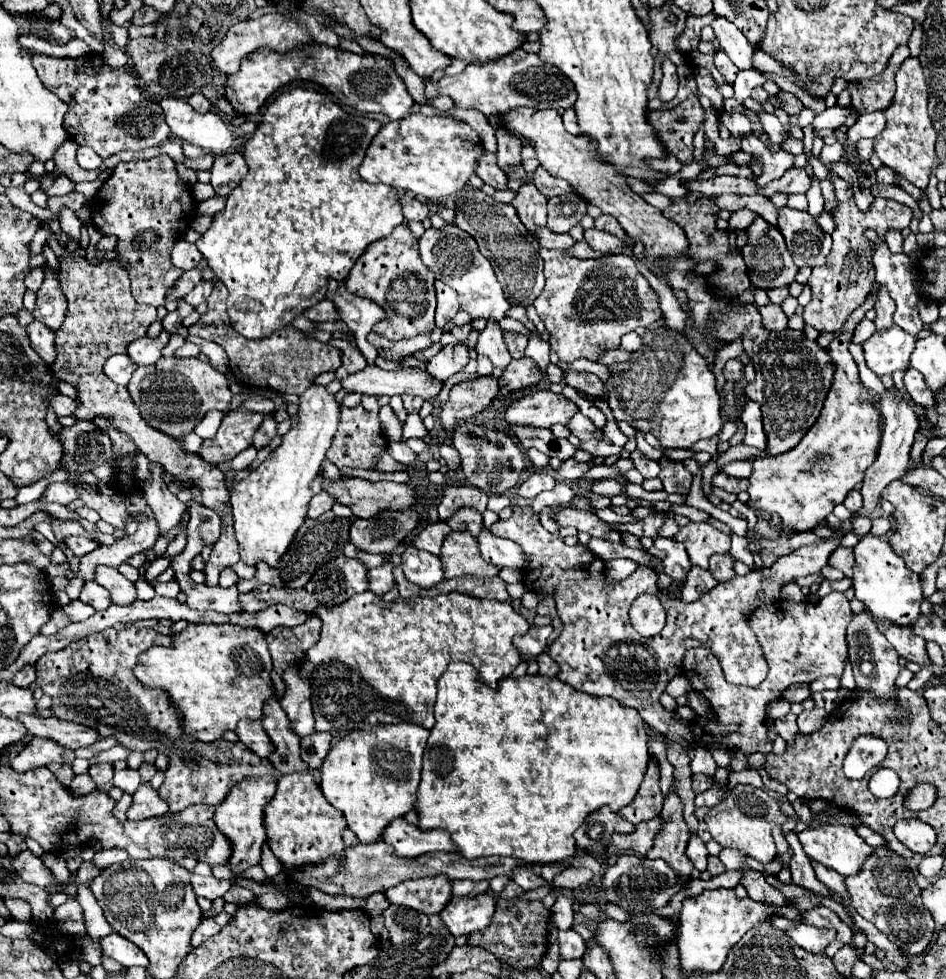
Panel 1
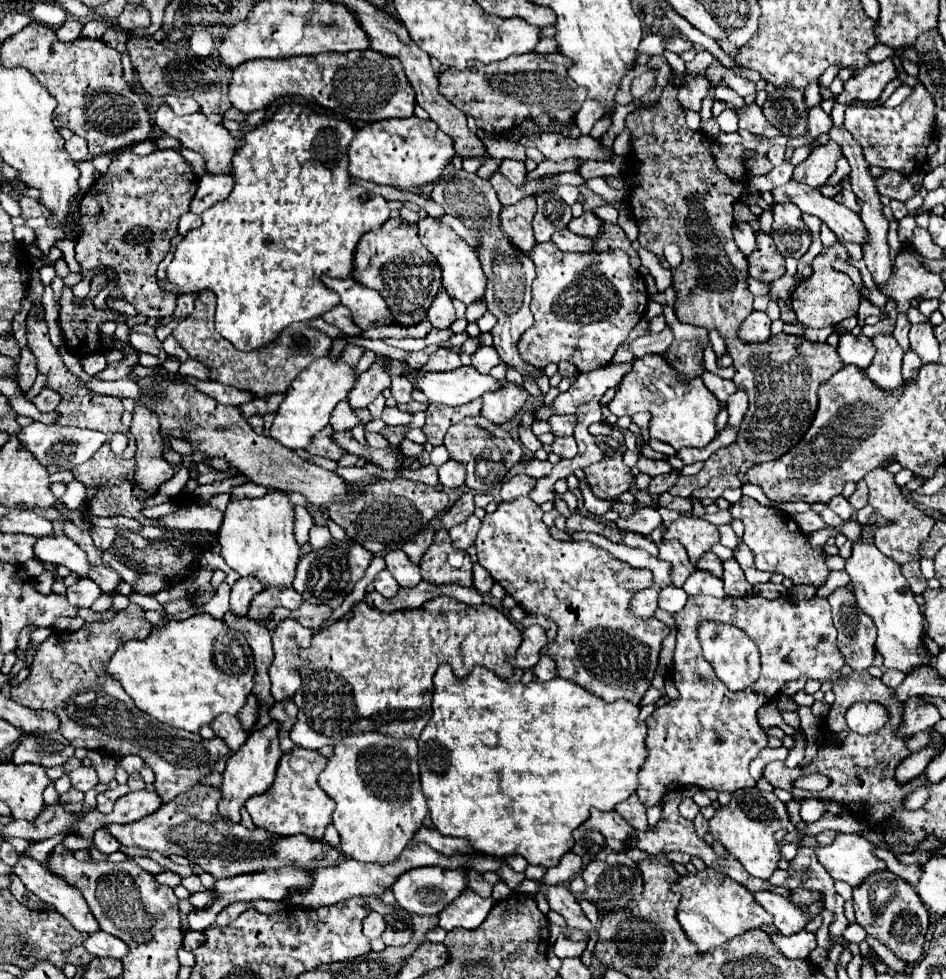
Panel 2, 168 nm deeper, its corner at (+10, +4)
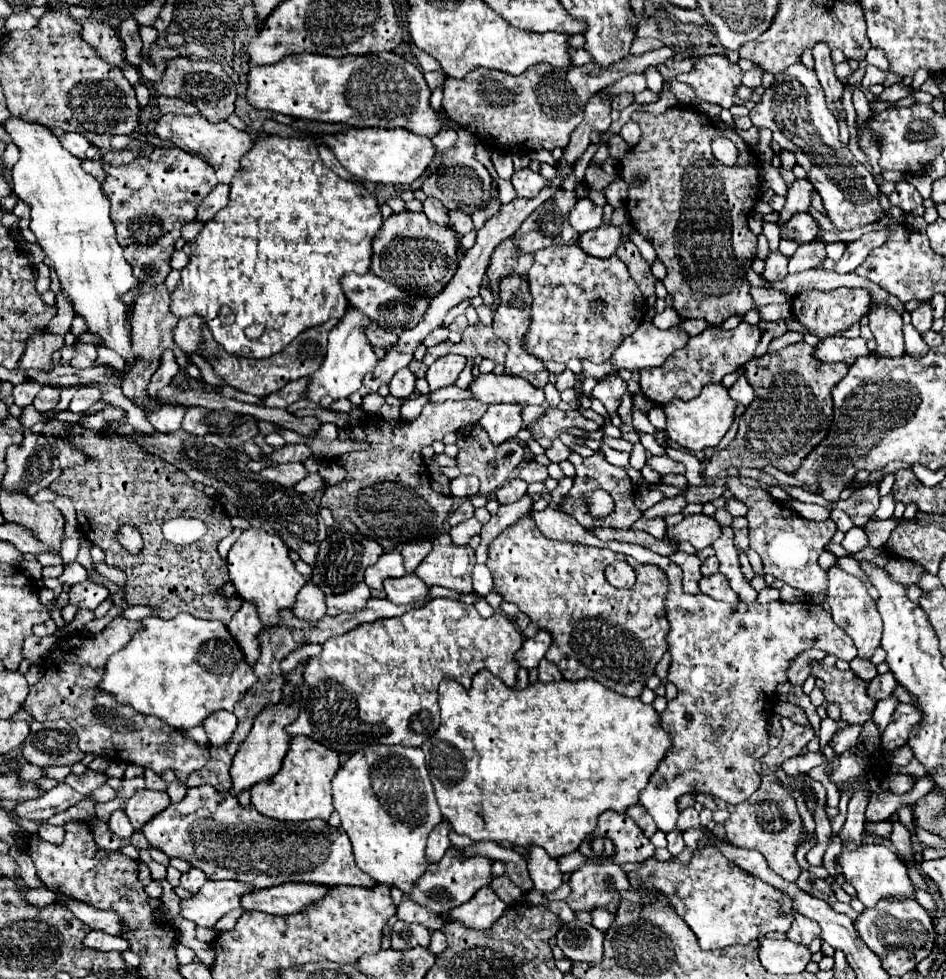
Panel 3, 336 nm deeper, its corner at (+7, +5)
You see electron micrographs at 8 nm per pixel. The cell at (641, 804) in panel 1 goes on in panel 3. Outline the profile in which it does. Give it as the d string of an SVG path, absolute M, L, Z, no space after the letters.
M632 804L628 810L626 810L626 814L642 828L642 832L650 838L658 828L656 828L656 824L654 824L654 820L650 818L650 814L640 806L640 804Z

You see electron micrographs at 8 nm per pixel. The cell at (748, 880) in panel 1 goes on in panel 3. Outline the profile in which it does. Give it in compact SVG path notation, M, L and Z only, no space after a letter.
M794 914L794 924L786 932L786 936L792 942L800 942L804 946L810 946L810 942L816 936L820 936L820 928L818 928L818 924L814 924L814 920L810 920L810 918L802 916L802 914Z

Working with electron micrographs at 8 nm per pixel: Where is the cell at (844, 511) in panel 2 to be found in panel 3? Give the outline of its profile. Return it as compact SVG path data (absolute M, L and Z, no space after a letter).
M832 510L830 512L832 516L832 520L836 522L836 526L838 526L838 530L842 530L842 532L848 532L852 526L854 526L854 522L852 522L852 518L844 512L844 510Z

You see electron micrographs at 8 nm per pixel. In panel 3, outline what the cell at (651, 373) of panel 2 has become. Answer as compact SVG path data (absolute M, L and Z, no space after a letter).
M708 384L702 388L700 396L694 400L672 400L662 408L666 414L666 434L670 442L676 442L678 446L684 446L688 450L706 450L716 446L724 434L728 432L732 424L732 416L736 410L736 402L728 396L728 390L722 384Z

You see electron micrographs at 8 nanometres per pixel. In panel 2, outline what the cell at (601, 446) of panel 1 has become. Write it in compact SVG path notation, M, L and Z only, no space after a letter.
M559 437L553 441L553 453L559 455L561 459L571 459L577 455L577 441L575 437Z

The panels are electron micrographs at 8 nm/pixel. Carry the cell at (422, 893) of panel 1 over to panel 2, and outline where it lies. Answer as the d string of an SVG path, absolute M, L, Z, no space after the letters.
M419 867L419 869L411 869L411 873L405 873L403 877L399 877L399 881L395 881L395 885L391 887L397 903L417 915L439 915L449 903L455 901L455 897L459 897L459 893L463 893L463 889L467 887L467 871L465 869L443 869L443 867Z

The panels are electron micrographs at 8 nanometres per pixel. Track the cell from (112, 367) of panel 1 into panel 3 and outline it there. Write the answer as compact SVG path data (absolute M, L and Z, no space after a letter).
M78 342L78 354L70 362L76 368L90 368L96 362L96 346L94 344L80 344Z

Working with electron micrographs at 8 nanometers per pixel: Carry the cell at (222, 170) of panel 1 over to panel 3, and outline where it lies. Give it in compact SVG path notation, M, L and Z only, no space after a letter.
M218 184L198 206L198 216L196 220L208 222L216 216L216 212L220 212L226 204L228 204L228 194L230 194L230 186L226 184Z

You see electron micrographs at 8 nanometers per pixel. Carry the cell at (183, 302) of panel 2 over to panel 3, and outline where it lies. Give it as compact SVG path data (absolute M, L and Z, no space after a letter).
M188 316L188 318L180 318L178 324L174 326L172 334L174 334L174 342L178 344L178 348L182 352L188 352L188 354L196 354L196 348L198 344L202 344L202 338L198 334L198 330L202 328L204 320L202 316Z

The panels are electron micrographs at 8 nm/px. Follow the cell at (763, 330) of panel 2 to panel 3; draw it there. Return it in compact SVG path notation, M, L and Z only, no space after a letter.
M740 322L734 330L720 330L716 326L708 326L702 334L692 336L684 348L668 356L666 362L658 368L644 368L640 372L640 388L656 404L666 404L672 398L692 400L700 394L700 390L710 382L720 382L728 372L734 372L738 366L746 364L754 358L754 350L762 338L762 330L748 322Z

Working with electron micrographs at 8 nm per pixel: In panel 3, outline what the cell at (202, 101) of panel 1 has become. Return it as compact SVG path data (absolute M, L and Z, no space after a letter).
M158 96L158 108L162 114L166 112L174 112L174 114L196 114L198 108L182 98L166 98L166 96Z

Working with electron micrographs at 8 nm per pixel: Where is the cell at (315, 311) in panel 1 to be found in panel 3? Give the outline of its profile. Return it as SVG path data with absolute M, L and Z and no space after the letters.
M370 320L370 324L366 326L366 338L370 338L370 344L374 346L380 346L380 348L386 348L390 344L396 342L396 334L380 328L376 322Z

